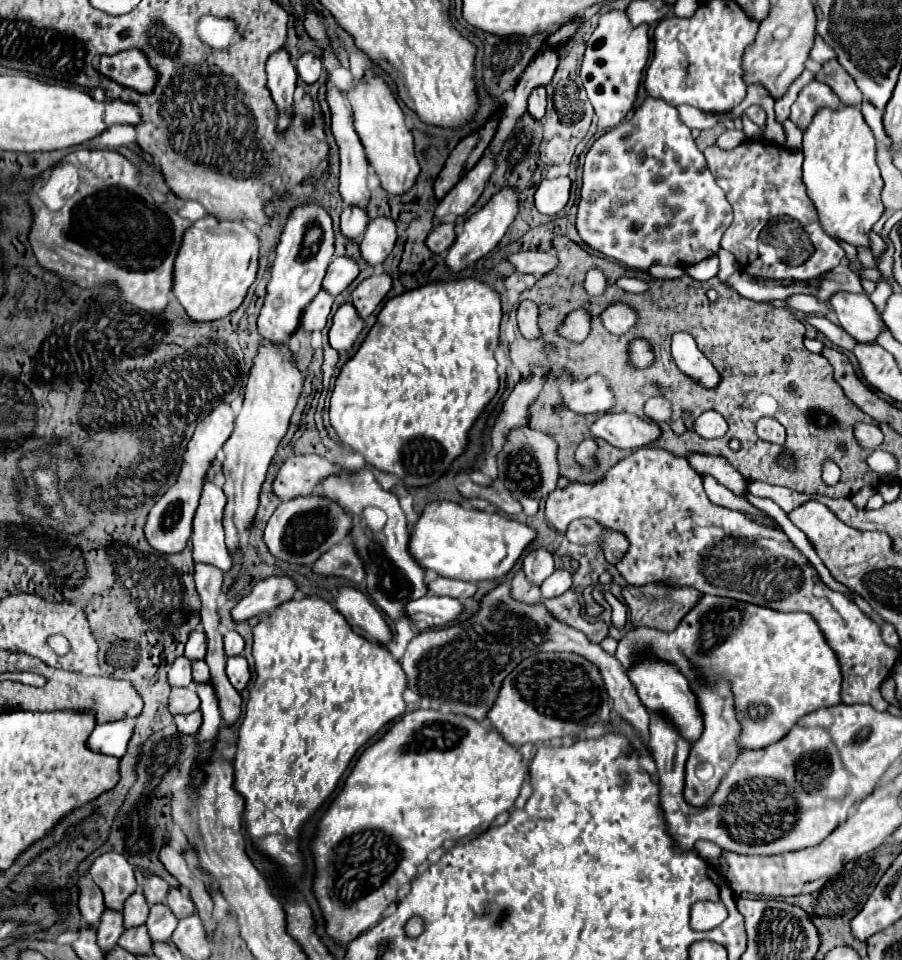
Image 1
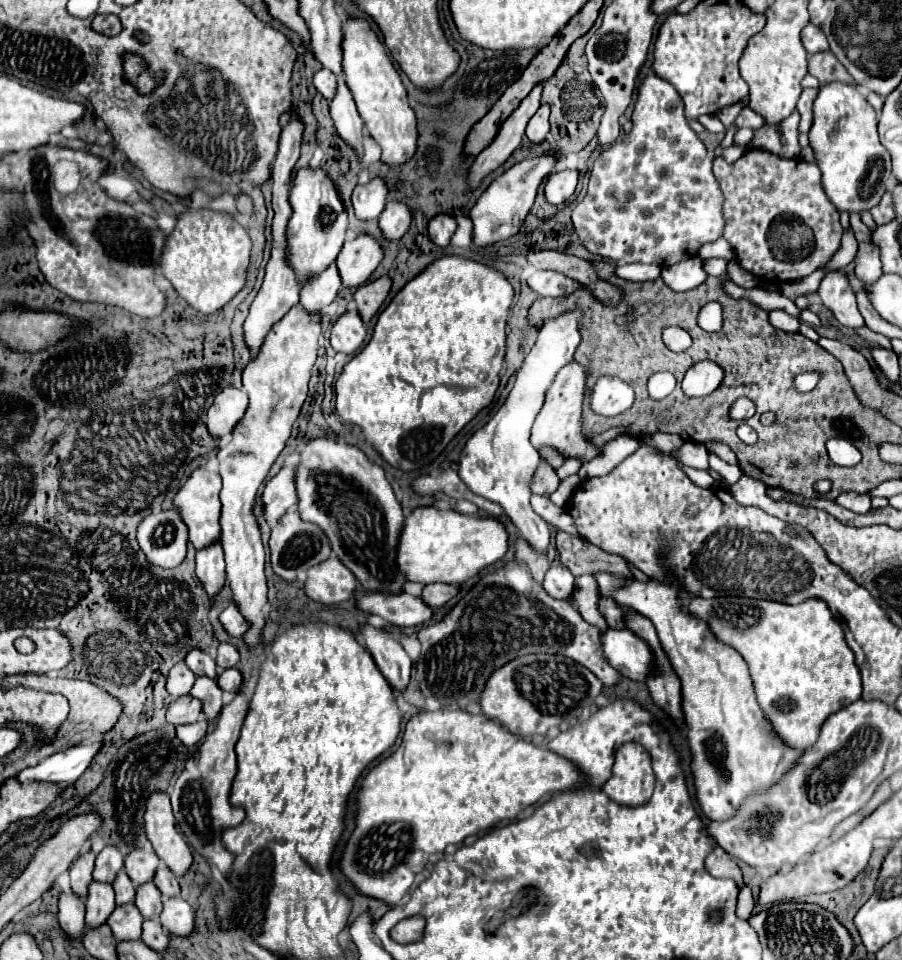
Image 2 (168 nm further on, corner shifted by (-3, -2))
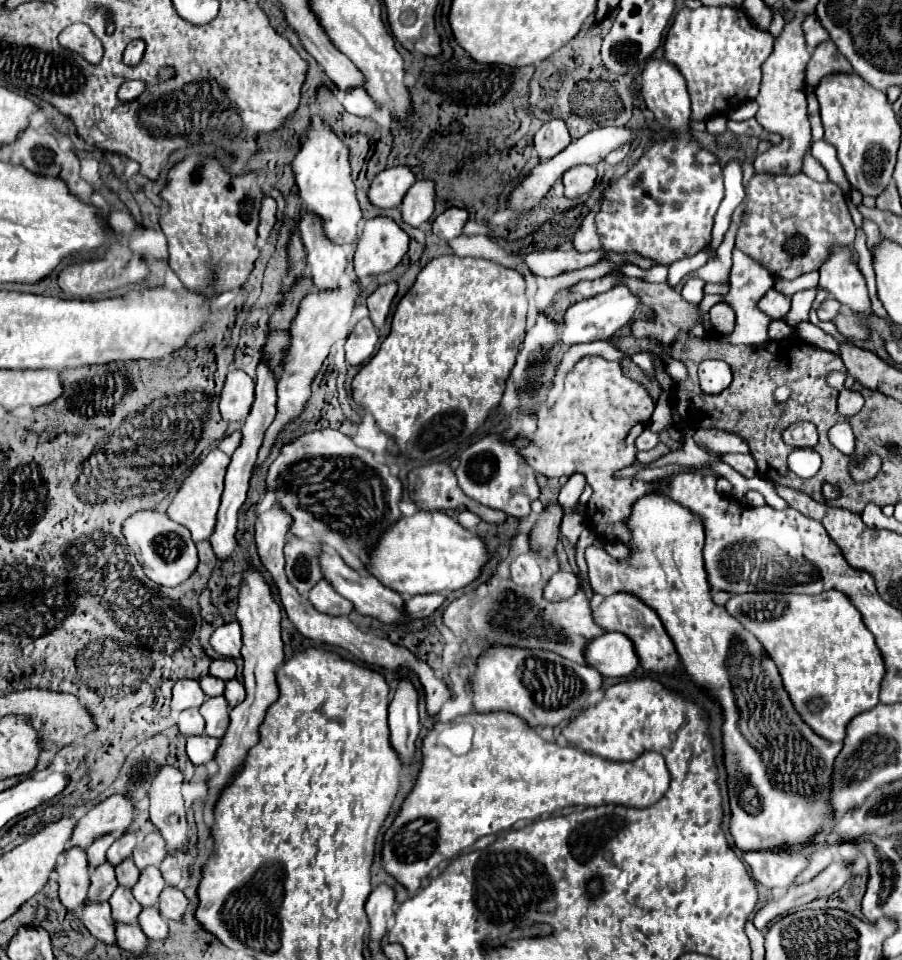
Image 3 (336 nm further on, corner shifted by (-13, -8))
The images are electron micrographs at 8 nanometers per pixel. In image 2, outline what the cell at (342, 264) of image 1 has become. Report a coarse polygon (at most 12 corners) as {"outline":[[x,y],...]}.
{"outline":[[371,234],[347,240],[335,260],[347,286],[361,286],[383,260]]}

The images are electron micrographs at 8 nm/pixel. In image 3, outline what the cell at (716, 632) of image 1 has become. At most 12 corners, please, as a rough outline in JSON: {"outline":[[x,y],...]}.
{"outline":[[841,592],[731,596],[801,720],[841,742],[883,658]]}

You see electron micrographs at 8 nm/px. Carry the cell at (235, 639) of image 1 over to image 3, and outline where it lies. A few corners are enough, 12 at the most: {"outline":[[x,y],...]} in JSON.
{"outline":[[231,658],[213,660],[209,674],[235,678],[237,664]]}

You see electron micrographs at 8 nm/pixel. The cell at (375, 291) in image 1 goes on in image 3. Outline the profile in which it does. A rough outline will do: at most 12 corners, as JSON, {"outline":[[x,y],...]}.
{"outline":[[395,282],[367,298],[369,316],[383,326],[395,294]]}

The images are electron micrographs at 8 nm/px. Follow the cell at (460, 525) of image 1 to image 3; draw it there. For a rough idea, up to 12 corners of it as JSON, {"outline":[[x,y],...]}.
{"outline":[[445,512],[403,516],[369,570],[401,596],[461,590],[485,542]]}

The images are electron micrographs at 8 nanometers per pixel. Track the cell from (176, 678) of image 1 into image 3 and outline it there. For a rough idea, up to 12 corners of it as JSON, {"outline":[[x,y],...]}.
{"outline":[[197,680],[173,686],[173,712],[199,708],[205,694]]}

